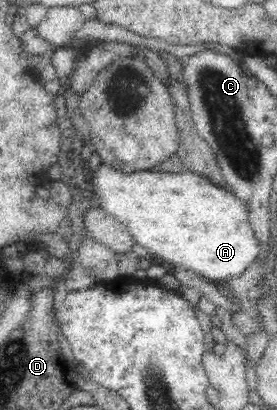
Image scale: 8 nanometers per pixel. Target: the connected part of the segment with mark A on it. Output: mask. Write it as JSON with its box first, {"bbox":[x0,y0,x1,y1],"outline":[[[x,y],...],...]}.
{"bbox":[93,163,261,285],"outline":[[[102,163],[93,172],[94,203],[108,214],[115,216],[133,236],[135,245],[142,246],[151,255],[168,264],[180,264],[194,270],[206,280],[220,285],[229,278],[240,276],[256,261],[261,243],[254,238],[254,230],[248,222],[248,203],[240,201],[230,188],[220,187],[208,177],[184,170],[181,173],[165,173],[158,170],[125,173]]]}

